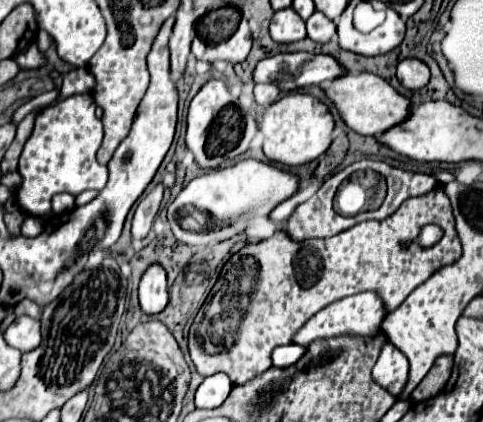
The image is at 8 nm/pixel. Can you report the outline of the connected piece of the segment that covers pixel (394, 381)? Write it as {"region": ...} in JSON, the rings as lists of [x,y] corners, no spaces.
{"region":[[[386,342],[372,368],[372,378],[392,396],[398,396],[402,388],[406,388],[408,358],[400,350],[396,350],[392,344]]]}

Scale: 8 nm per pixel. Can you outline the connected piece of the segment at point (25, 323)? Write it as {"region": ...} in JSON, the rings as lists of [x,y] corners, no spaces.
{"region":[[[20,316],[6,328],[4,340],[8,346],[20,352],[30,352],[40,344],[40,322],[28,316]]]}

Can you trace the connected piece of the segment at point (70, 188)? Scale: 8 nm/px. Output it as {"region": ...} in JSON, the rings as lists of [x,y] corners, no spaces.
{"region":[[[92,94],[68,96],[60,104],[48,106],[36,114],[34,130],[24,144],[18,172],[22,176],[16,188],[16,204],[22,212],[44,218],[52,214],[52,196],[68,192],[78,196],[88,188],[102,190],[108,180],[106,166],[96,162],[96,152],[102,142],[102,122],[94,116],[96,104]]]}

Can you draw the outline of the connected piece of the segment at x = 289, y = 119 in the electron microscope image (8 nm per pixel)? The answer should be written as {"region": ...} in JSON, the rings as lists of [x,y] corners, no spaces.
{"region":[[[292,94],[276,100],[264,112],[260,132],[264,136],[262,150],[270,162],[296,168],[312,162],[330,146],[330,134],[334,130],[334,118],[328,112],[328,106],[318,102],[312,96]]]}

